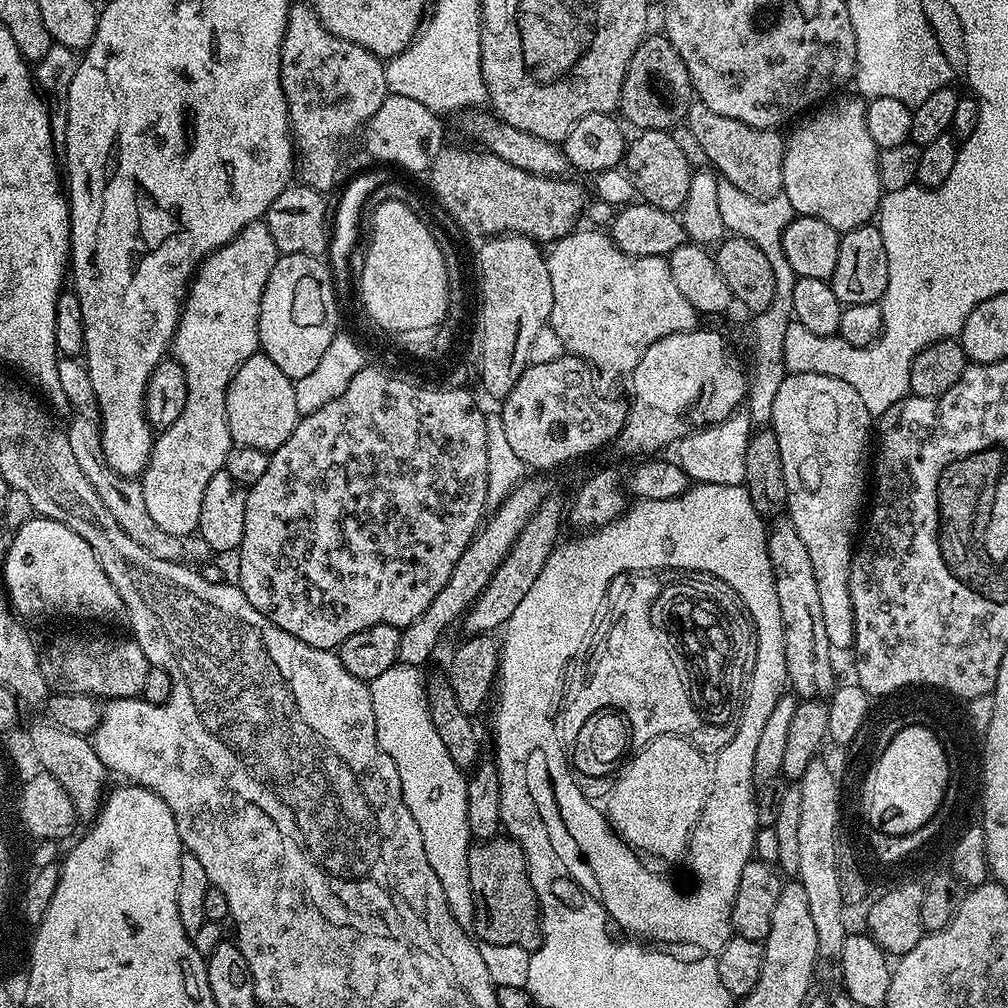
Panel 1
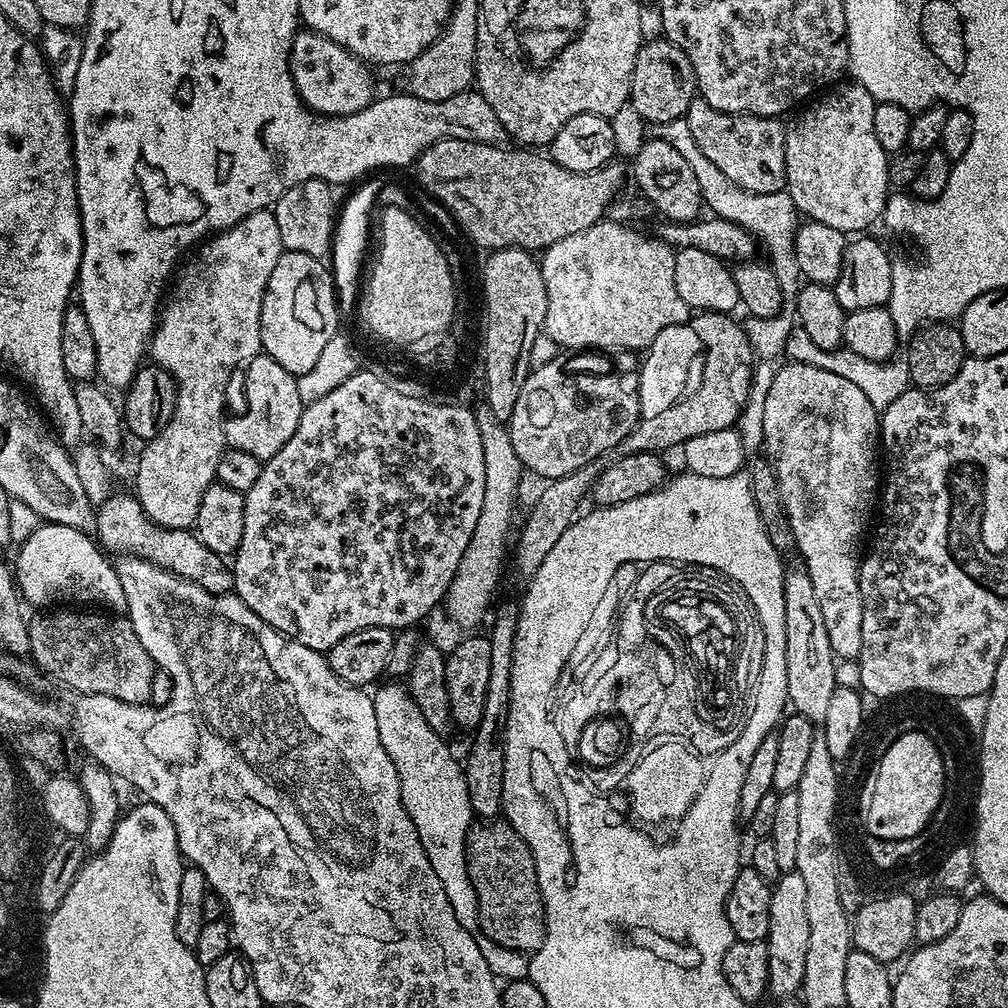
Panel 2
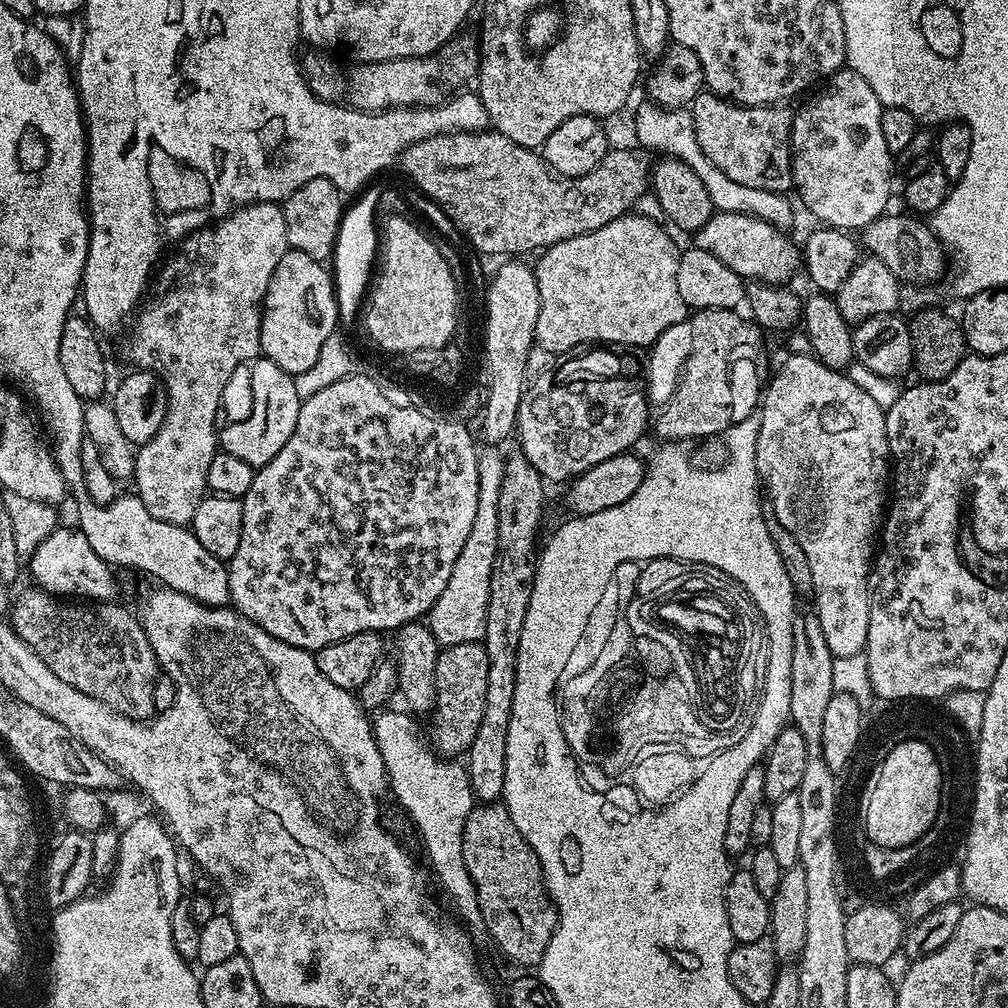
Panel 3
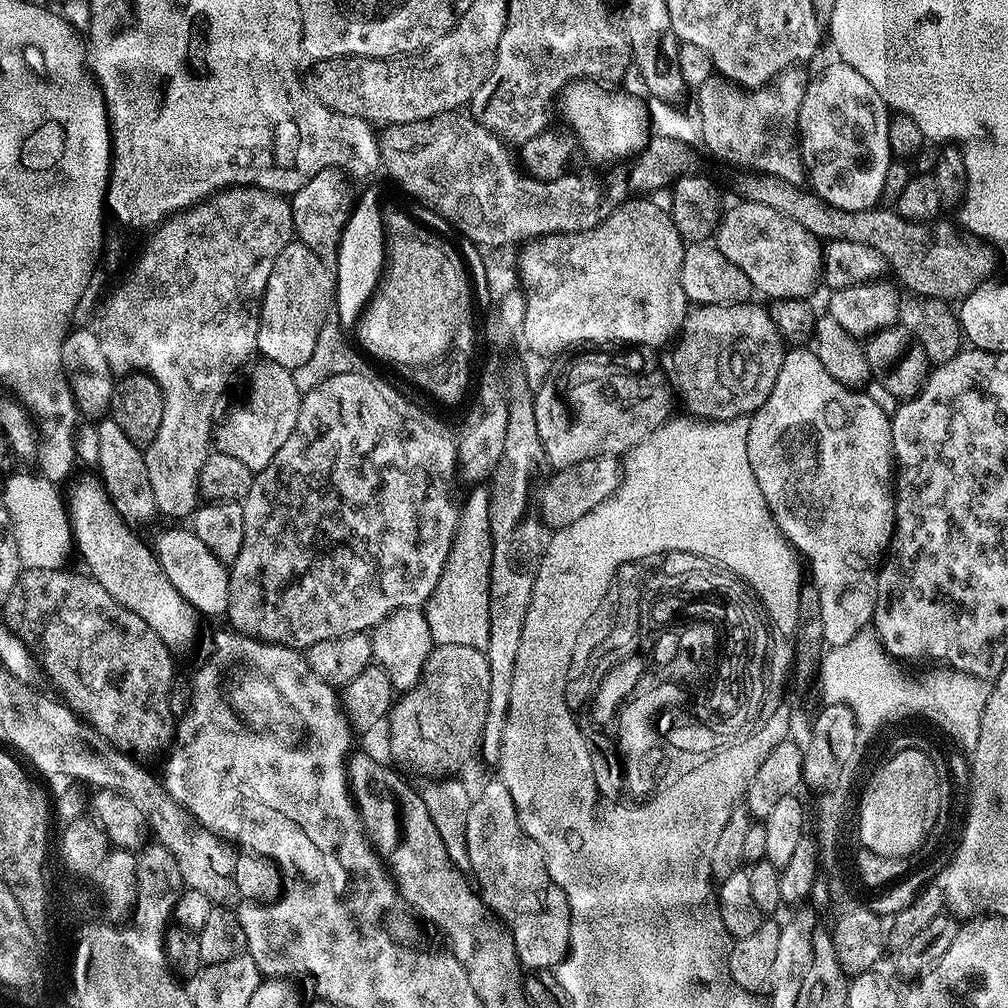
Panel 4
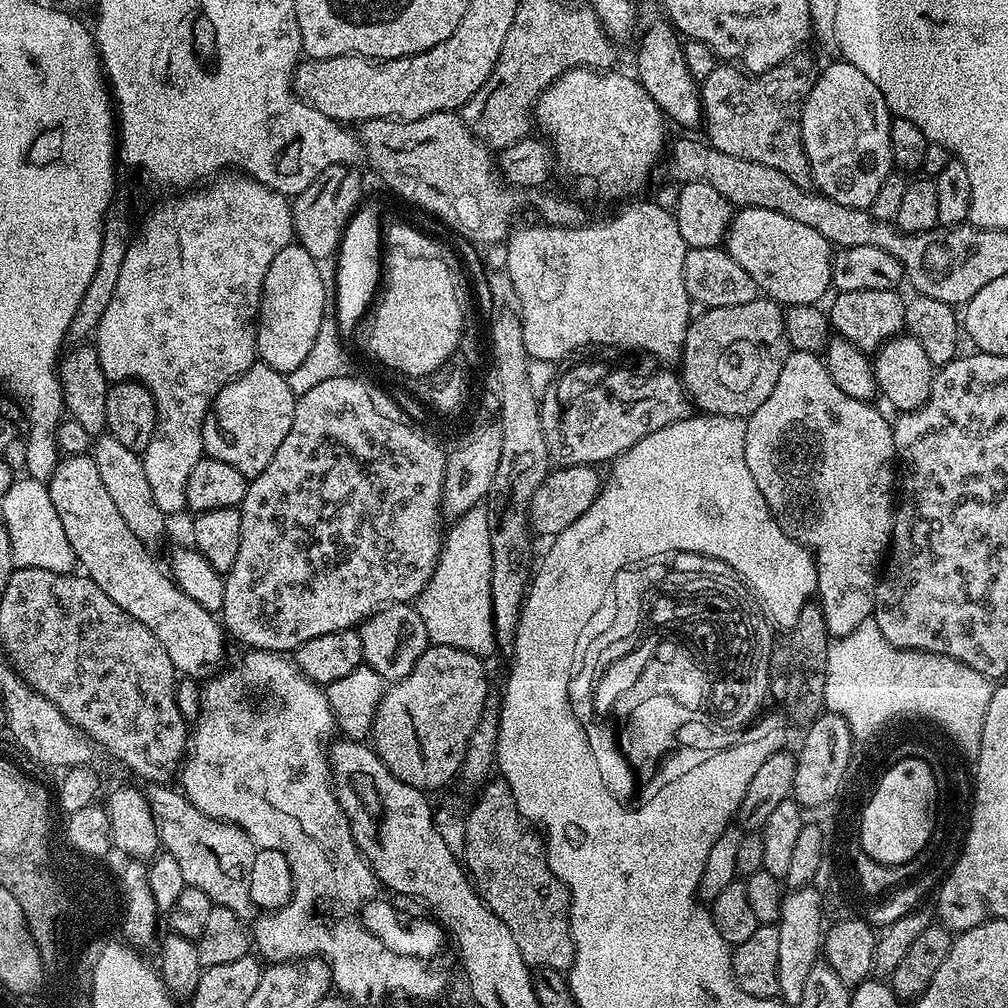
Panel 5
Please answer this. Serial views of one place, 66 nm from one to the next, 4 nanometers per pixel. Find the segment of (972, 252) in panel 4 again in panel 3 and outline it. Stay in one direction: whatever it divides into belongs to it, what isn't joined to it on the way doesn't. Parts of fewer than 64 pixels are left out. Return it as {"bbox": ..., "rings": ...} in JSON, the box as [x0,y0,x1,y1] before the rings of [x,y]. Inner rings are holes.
{"bbox":[861,212,946,284],"rings":[[[888,212],[868,224],[861,231],[861,245],[871,255],[885,262],[891,272],[903,283],[927,284],[926,282],[934,282],[946,268],[945,249],[925,221],[910,214],[902,214]]]}

